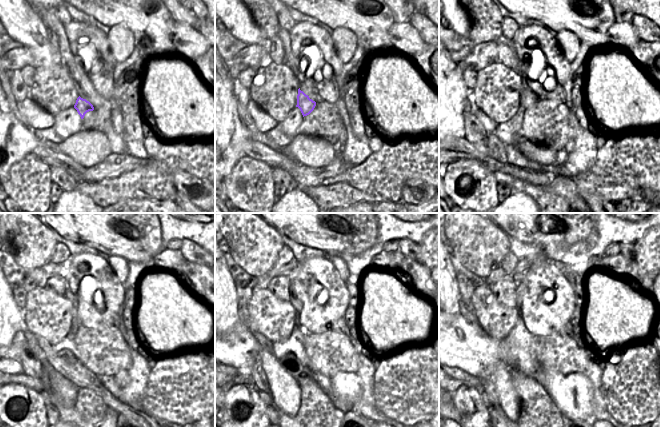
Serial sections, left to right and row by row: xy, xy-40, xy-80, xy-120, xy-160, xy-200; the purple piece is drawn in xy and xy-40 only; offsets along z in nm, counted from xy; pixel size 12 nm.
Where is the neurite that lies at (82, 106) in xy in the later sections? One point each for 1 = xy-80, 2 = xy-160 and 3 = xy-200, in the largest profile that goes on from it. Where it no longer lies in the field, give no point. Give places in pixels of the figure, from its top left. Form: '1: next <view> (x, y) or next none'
1: next xy-80 (528, 97)
2: next xy-160 (294, 300)
3: next xy-200 (517, 278)

